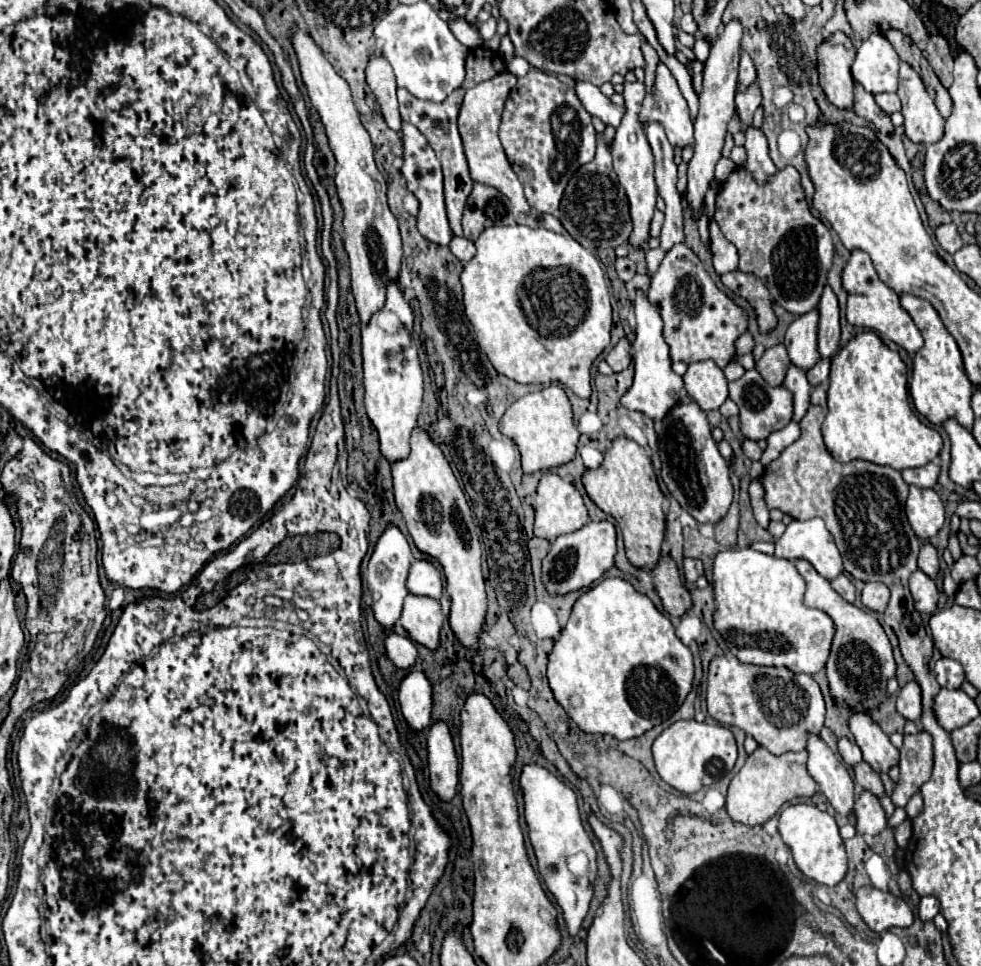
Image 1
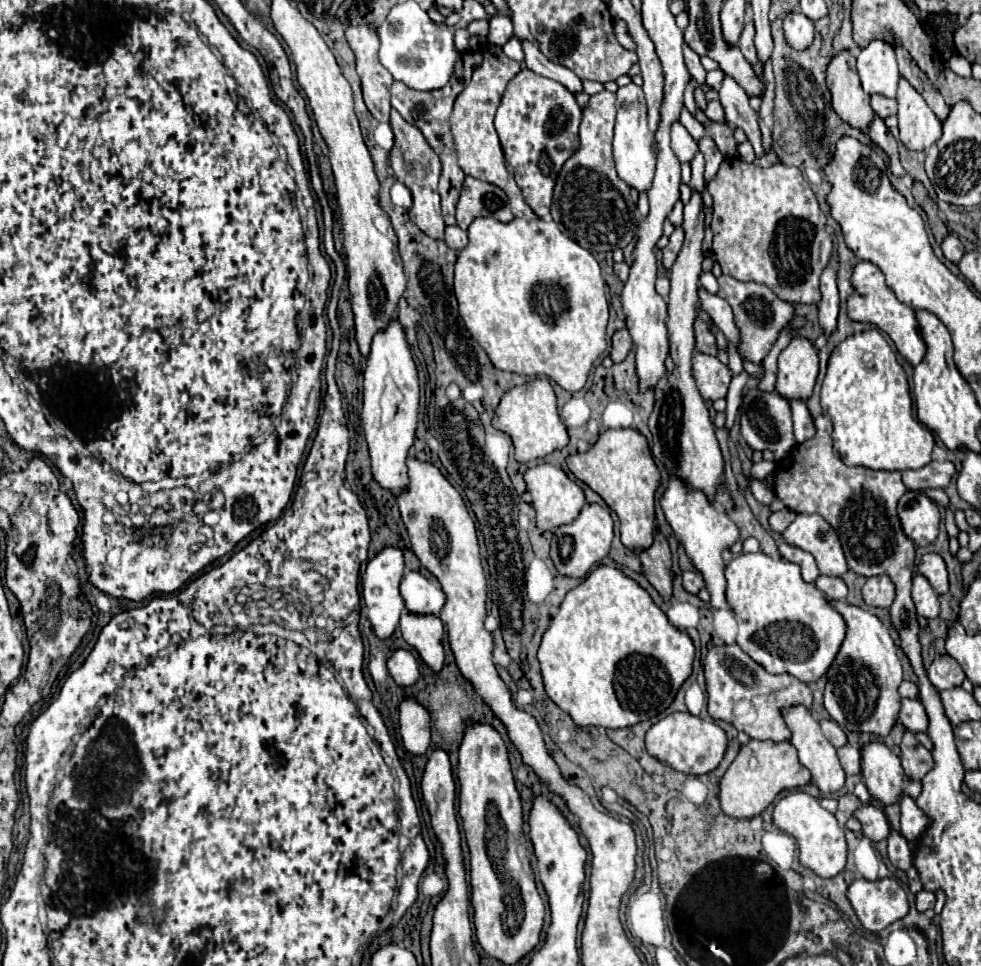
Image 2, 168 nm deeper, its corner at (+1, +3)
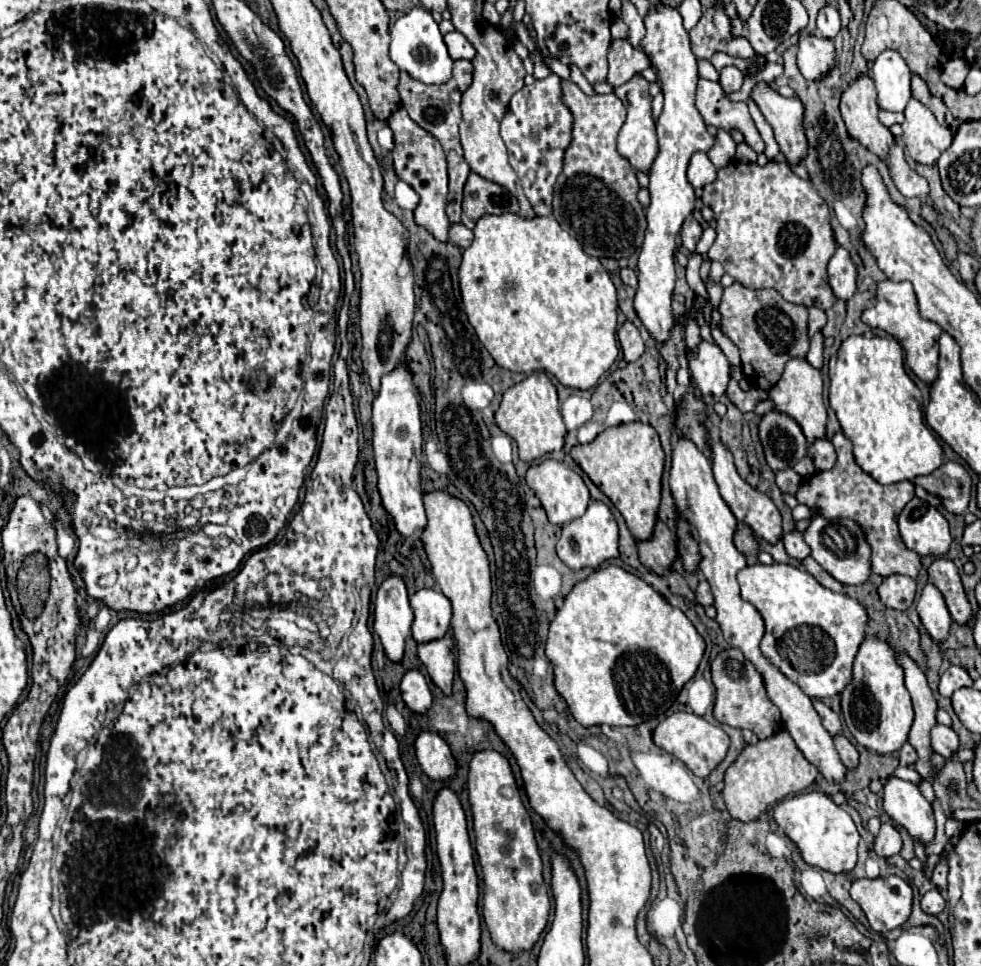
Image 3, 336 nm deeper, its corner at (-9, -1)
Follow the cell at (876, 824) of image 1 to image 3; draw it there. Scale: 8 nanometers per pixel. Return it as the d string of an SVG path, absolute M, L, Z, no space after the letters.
M882 824L880 834L874 840L874 852L880 858L890 858L894 854L898 854L902 848L902 838L898 834L898 830L892 824Z

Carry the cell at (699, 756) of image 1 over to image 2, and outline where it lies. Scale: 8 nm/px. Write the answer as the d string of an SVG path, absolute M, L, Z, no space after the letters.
M674 712L658 720L650 732L646 732L646 750L656 760L668 764L672 770L682 774L702 776L718 768L728 748L726 732L712 720L702 720L690 712Z

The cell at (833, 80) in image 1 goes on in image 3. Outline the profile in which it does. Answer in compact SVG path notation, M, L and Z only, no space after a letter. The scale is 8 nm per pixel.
M860 76L854 80L840 102L840 112L848 134L880 160L888 160L888 150L894 144L894 136L888 128L884 128L884 124L880 124L878 110L876 88L870 76Z

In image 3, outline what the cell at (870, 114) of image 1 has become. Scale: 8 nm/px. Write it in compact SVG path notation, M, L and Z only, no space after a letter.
M896 144L890 148L888 168L890 168L890 174L892 174L892 180L894 180L896 188L898 188L906 198L912 198L912 196L924 198L924 196L928 196L930 186L928 186L926 178L922 178L920 174L916 174L916 172L906 164L902 148L896 146Z

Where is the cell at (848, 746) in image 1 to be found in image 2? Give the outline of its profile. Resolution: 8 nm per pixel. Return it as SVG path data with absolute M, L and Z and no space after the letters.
M822 720L820 726L822 726L824 736L828 738L828 742L830 742L834 748L842 748L842 746L848 744L844 730L842 730L834 720Z

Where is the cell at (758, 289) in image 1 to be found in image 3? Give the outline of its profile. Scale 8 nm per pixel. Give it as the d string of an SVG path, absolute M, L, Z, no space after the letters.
M738 282L724 288L720 302L720 330L740 350L742 372L746 380L762 390L770 390L782 376L782 370L792 358L806 358L808 308L786 302L776 290L752 290Z

